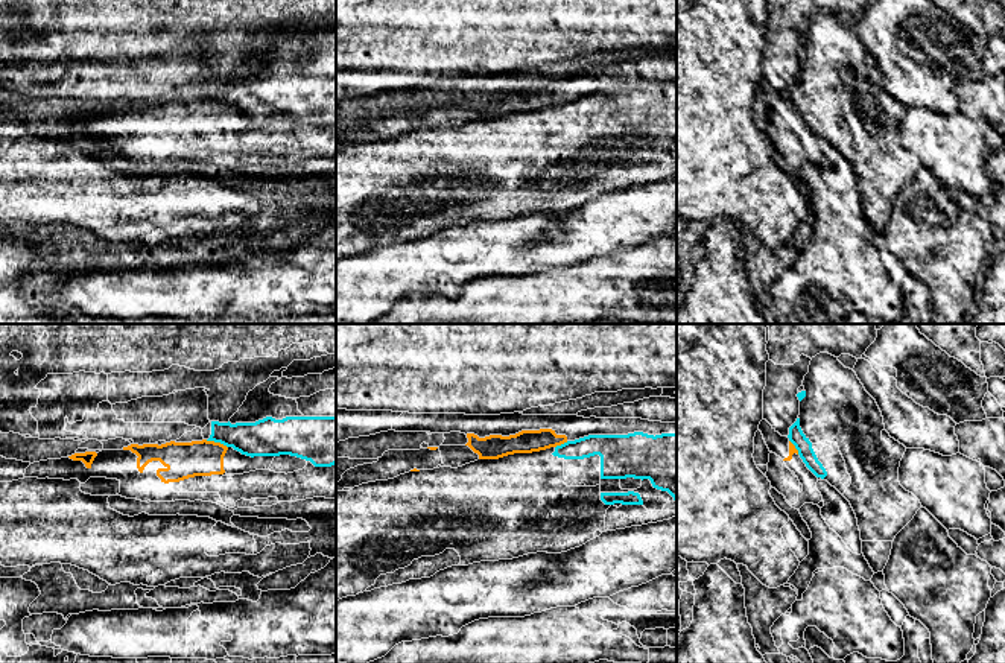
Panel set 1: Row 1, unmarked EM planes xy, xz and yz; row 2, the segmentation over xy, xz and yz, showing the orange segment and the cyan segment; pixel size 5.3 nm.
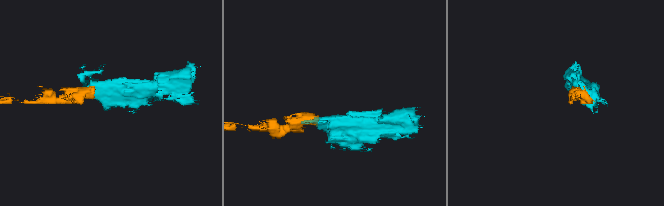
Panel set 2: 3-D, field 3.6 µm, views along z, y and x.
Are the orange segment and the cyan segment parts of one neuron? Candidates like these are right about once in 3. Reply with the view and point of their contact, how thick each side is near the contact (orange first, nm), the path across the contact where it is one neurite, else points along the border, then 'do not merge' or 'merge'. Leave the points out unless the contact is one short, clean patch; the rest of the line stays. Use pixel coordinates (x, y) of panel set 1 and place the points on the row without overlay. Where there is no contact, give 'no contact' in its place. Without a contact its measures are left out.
contact xy (216, 102); calibres 190 and 190 nm; border xy (206, 99), (222, 102), (227, 107); do not merge

